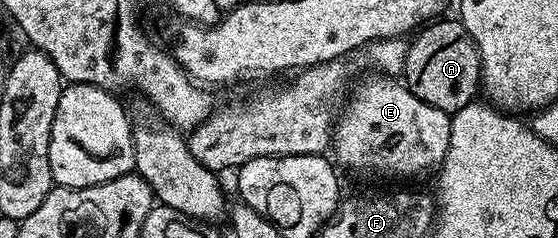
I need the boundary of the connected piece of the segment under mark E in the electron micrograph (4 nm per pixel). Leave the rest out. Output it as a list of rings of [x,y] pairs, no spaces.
[[[387,74],[371,75],[375,76],[369,77],[338,113],[333,129],[334,159],[355,172],[396,176],[399,180],[434,173],[449,150],[450,115],[421,102],[398,79]]]

